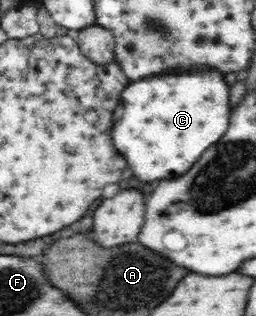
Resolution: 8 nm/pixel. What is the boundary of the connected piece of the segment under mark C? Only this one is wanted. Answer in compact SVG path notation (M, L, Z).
M176 71L176 75L152 75L152 79L130 81L120 95L120 103L114 111L114 145L126 155L134 175L144 181L172 179L184 175L202 153L214 145L224 131L228 131L232 106L230 86L220 71Z

